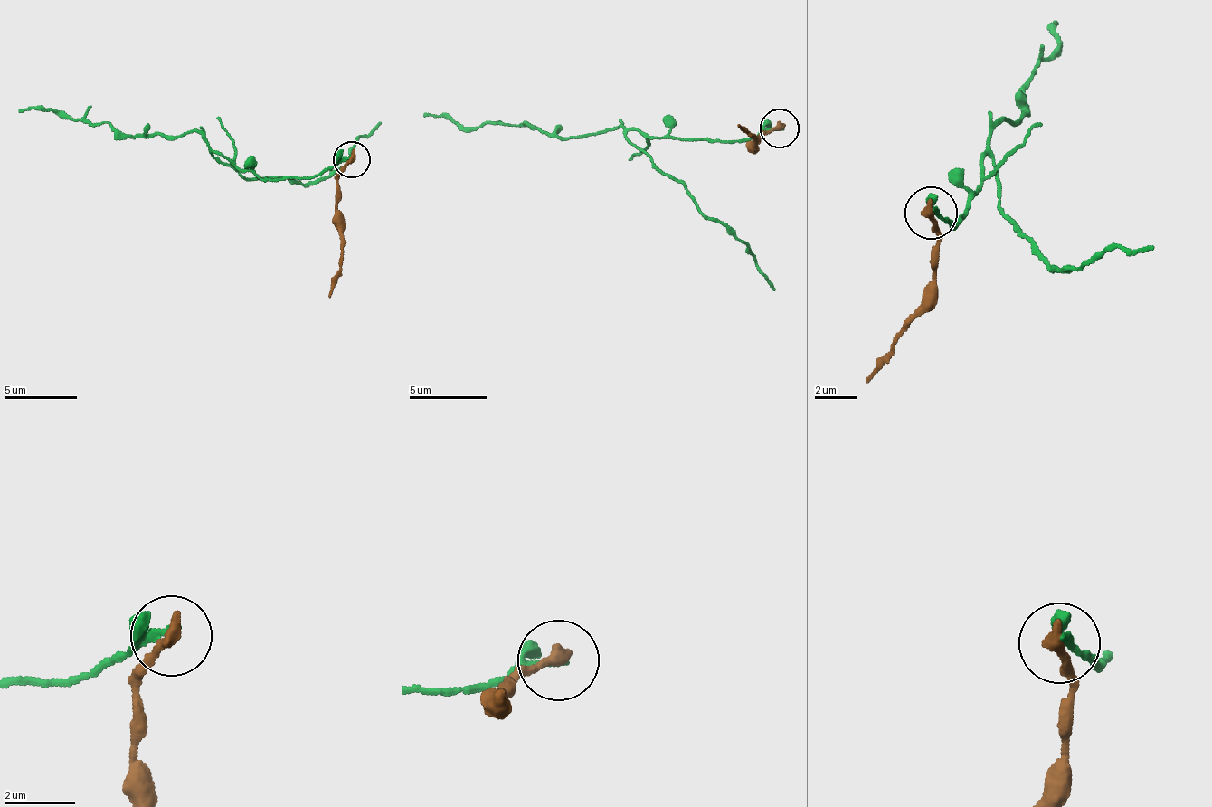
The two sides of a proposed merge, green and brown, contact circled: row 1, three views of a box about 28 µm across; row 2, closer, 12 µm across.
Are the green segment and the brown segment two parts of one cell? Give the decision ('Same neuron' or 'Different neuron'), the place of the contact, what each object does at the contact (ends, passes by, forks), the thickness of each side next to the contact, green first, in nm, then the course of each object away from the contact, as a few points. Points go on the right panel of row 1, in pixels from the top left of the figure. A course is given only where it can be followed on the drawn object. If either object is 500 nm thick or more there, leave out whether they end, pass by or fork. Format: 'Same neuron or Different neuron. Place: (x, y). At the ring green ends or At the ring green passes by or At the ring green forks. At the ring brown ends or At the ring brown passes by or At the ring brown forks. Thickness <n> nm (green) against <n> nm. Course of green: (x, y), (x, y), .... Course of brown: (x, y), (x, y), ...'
Different neuron. Place: (931, 213). At the ring green passes by. At the ring brown ends. Thickness 140 nm (green) against 360 nm. Course of green: (932, 214), (956, 228), (970, 208), (989, 156), (1010, 221), (1027, 236), (1051, 272), (1114, 248), (1151, 248). Course of brown: (932, 214), (936, 232), (936, 298), (908, 324), (868, 384)

